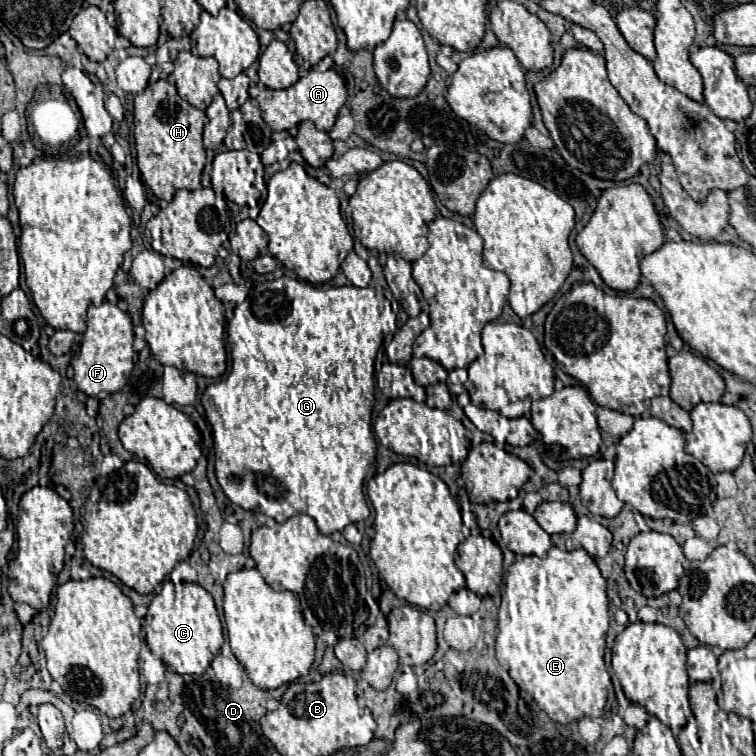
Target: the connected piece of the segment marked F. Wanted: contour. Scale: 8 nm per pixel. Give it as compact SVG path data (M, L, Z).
M103 302L101 306L91 306L87 310L87 330L81 338L81 350L71 362L77 388L95 398L121 390L133 370L133 354L133 326L129 314L109 302Z

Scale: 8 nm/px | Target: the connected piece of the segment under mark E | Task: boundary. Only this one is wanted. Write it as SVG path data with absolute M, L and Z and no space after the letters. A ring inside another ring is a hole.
M553 546L547 558L519 556L507 570L505 594L499 606L497 622L497 658L507 658L509 676L539 704L539 708L551 720L569 724L581 716L597 718L603 714L611 688L611 676L603 662L605 636L609 630L609 602L605 578L585 550L567 552Z

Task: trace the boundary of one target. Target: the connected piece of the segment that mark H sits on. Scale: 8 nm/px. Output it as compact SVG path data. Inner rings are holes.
M167 80L149 84L134 99L133 134L137 150L137 166L143 182L153 194L169 202L175 190L201 188L201 172L205 166L205 148L201 142L207 114L187 100L179 98L177 88Z

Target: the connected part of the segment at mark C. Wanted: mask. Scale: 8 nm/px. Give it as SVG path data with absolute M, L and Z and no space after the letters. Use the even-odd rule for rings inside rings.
M171 573L169 578L163 580L161 592L149 604L145 642L149 650L165 662L167 670L177 674L203 674L223 644L223 628L213 596L199 584L185 584L185 594L177 594L173 583L179 582L171 580Z

